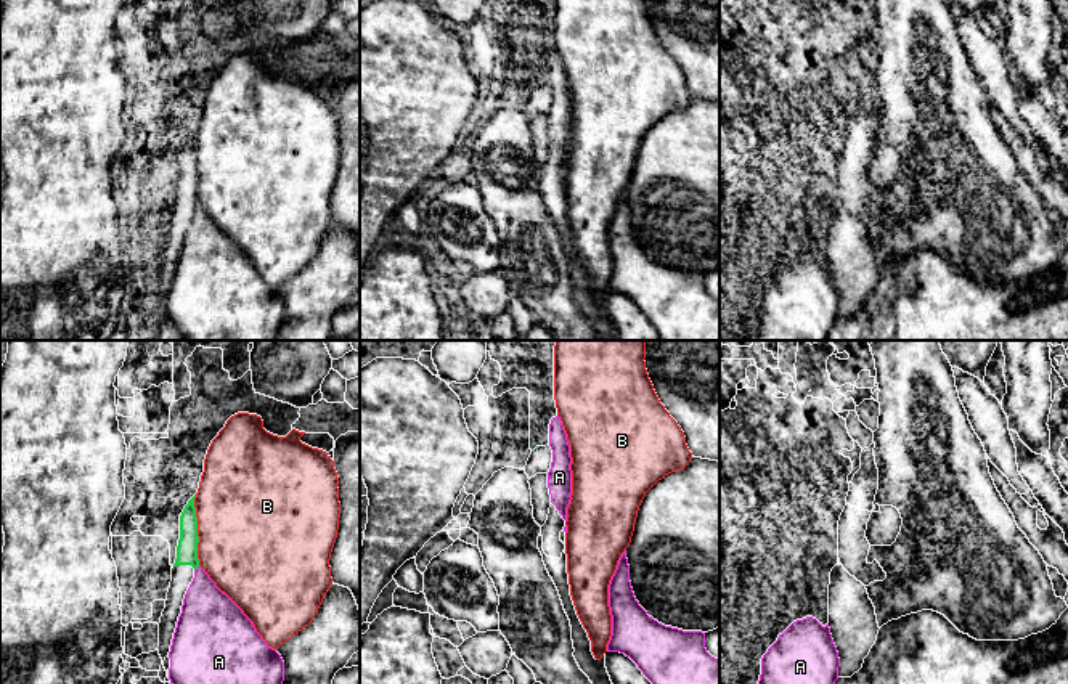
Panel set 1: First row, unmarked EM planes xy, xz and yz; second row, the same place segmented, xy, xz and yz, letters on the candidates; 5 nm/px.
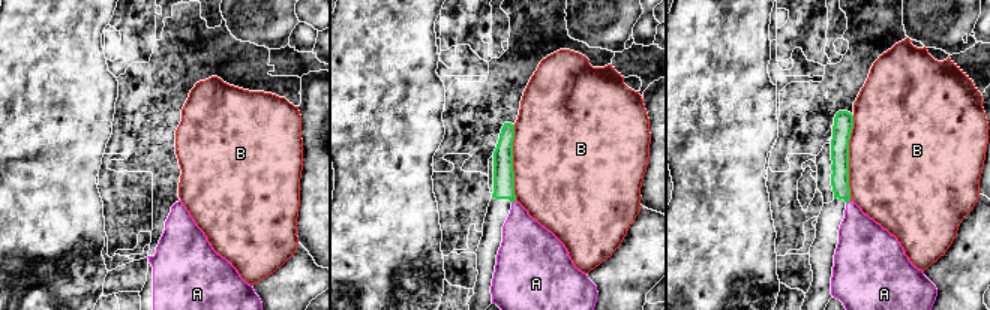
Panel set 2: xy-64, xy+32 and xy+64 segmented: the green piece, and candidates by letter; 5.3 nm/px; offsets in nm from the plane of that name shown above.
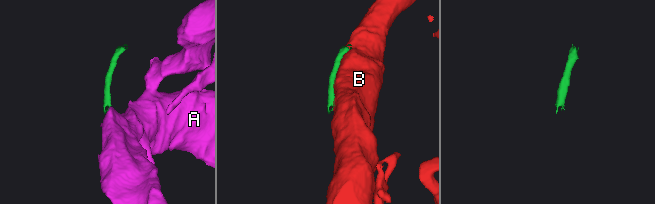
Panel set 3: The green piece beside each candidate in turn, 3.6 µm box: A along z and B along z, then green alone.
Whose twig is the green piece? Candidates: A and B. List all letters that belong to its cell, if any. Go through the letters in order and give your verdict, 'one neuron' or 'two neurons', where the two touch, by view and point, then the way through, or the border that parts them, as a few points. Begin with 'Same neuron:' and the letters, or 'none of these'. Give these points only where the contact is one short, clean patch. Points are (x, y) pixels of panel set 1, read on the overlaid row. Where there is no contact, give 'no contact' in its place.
Same neuron: none of these
A: two neurons; meets green in xy at (196, 567); border along xy (198, 565), (195, 570)
B: two neurons; meets green in xy at (196, 530)

